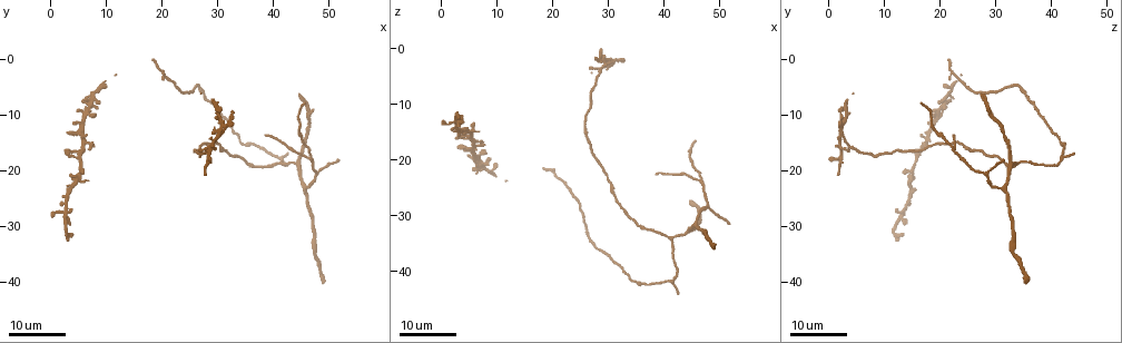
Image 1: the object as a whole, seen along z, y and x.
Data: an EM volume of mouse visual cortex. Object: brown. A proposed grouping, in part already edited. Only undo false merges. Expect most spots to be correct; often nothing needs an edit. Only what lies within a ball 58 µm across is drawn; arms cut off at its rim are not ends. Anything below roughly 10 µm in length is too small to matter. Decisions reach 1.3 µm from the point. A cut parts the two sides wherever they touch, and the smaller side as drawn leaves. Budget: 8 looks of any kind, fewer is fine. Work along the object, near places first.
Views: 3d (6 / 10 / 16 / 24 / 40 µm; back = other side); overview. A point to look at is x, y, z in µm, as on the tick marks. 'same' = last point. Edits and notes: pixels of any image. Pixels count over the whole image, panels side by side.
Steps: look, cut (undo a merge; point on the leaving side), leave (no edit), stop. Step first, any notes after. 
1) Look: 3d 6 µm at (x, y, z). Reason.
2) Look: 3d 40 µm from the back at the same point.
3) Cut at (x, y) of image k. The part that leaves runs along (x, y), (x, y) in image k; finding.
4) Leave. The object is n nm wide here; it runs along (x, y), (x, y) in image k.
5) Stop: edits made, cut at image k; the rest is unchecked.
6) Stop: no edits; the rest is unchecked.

Look: 3d 24 µm at (41.5, 18.5, 34.0). Arms part here.

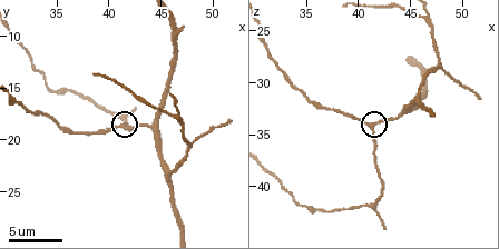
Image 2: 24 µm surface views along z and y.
Look: 3d 6 µm at (41.4, 18.6, 33.8).

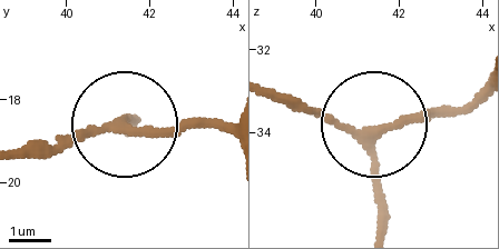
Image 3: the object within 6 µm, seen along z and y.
Leave. The object is 180 nm wide here; it runs along (382, 225), (375, 132), (478, 105) in image 3; continuous, no second neuron.

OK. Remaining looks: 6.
Look: 3d 16 µm at (45.6, 23.2, 31.4). Arms part here.

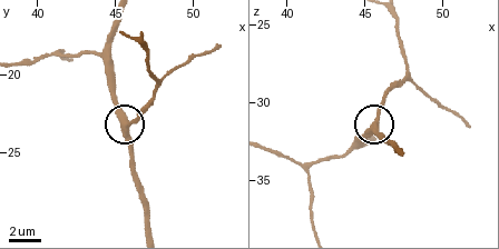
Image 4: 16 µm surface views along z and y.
Leave. 3 arms meet here; it runs along (71, 60), (58, 52), (90, 52), (105, 63), (129, 158) in image 4; all the same neuron.

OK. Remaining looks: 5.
Look: 3d 24 µm at (26.0, 16.5, 14.0). Thick turns thin.

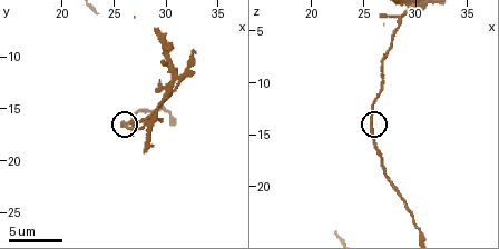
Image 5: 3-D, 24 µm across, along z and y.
Look: 3d 6 µm at the same point.

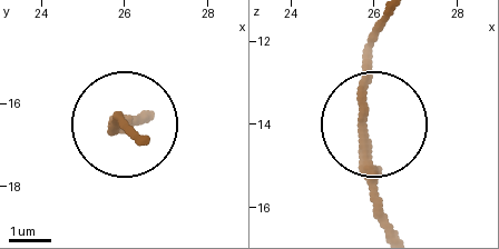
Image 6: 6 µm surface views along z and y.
Leave. It runs along (391, 228), (362, 122), (377, 27) in image 6; one neuron here.

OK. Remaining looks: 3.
Look: 3d 6 µm at (46.4, 17.8, 23.6). Calibre changes.

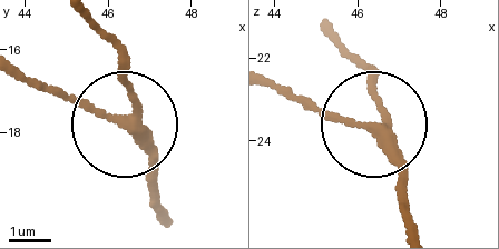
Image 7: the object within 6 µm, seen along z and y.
Leave. It runs along (412, 222), (404, 159), (380, 131), (377, 67) in image 7; all the same neuron.

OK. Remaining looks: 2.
Stop: no edits; the rest is unchecked.

